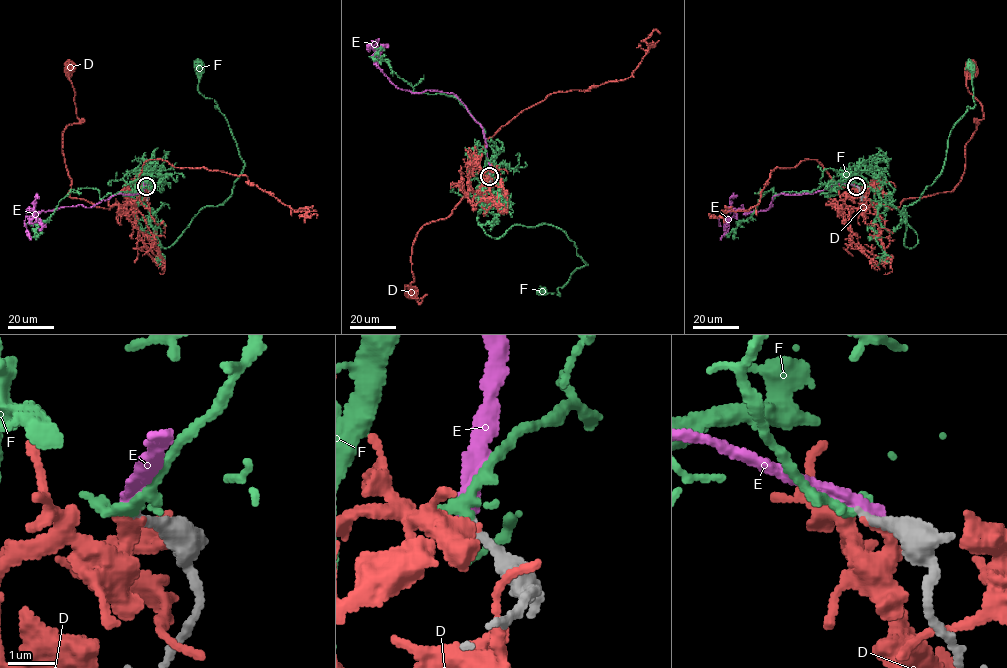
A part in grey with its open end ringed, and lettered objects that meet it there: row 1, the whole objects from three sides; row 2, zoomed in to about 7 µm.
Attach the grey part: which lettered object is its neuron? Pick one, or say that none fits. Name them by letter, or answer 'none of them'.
F

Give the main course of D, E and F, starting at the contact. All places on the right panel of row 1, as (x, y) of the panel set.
D: (856, 186), (873, 204), (892, 209), (905, 199), (951, 192), (982, 118), (966, 85), (975, 71)
E: (856, 186), (833, 182), (810, 193), (775, 195), (772, 206), (758, 211), (727, 209), (729, 228), (719, 239)
F: (855, 186), (853, 174), (917, 243), (905, 246), (903, 208), (940, 173), (954, 124), (974, 106), (970, 67)

